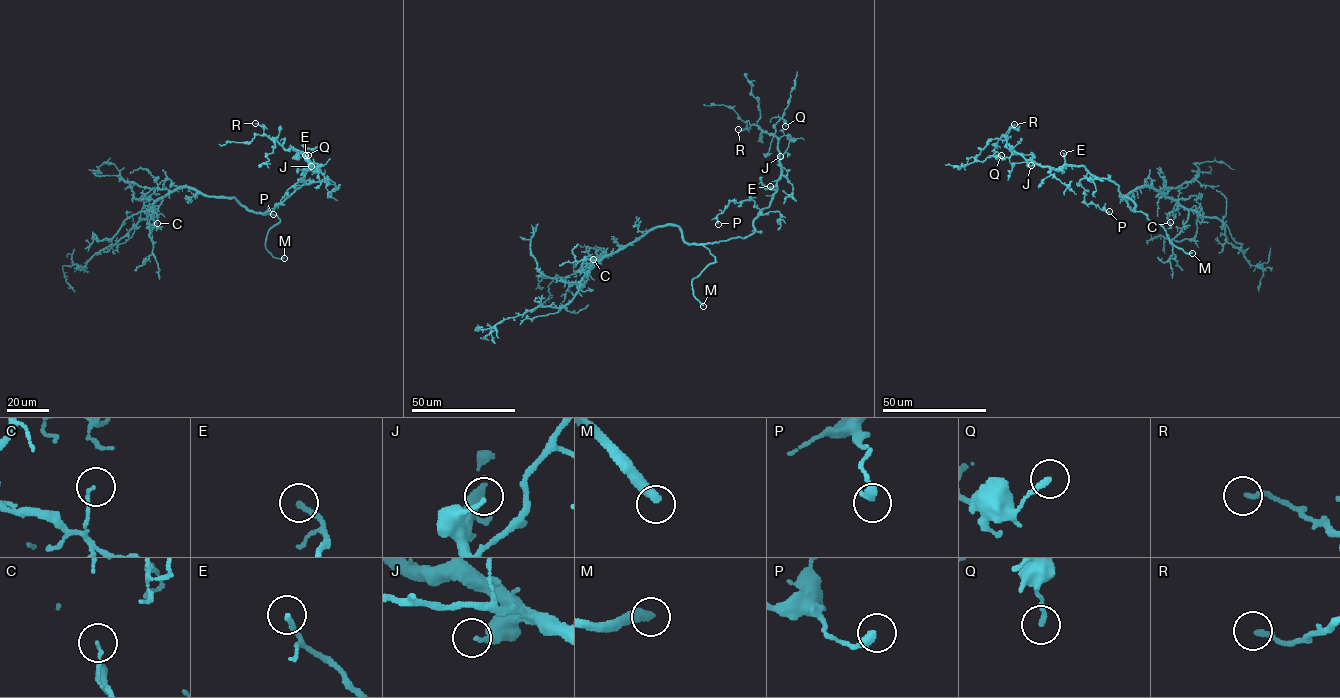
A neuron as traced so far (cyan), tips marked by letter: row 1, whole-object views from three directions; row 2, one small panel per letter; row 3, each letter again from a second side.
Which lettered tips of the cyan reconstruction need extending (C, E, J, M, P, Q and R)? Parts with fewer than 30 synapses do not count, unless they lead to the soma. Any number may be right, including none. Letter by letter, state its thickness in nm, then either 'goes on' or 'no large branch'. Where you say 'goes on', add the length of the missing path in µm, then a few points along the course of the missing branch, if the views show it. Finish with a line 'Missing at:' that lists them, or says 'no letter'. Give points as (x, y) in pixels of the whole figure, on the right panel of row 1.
C: 80 nm | no large branch
E: 200 nm | goes on | 25 µm | (1063, 153), (1062, 141), (1043, 128)
J: 150 nm | no large branch
M: 400 nm | goes on | 45 µm | (1192, 253), (1196, 263), (1206, 271), (1227, 269)
P: 320 nm | no large branch
Q: 200 nm | no large branch
R: 180 nm | no large branch
Missing at: E, M

